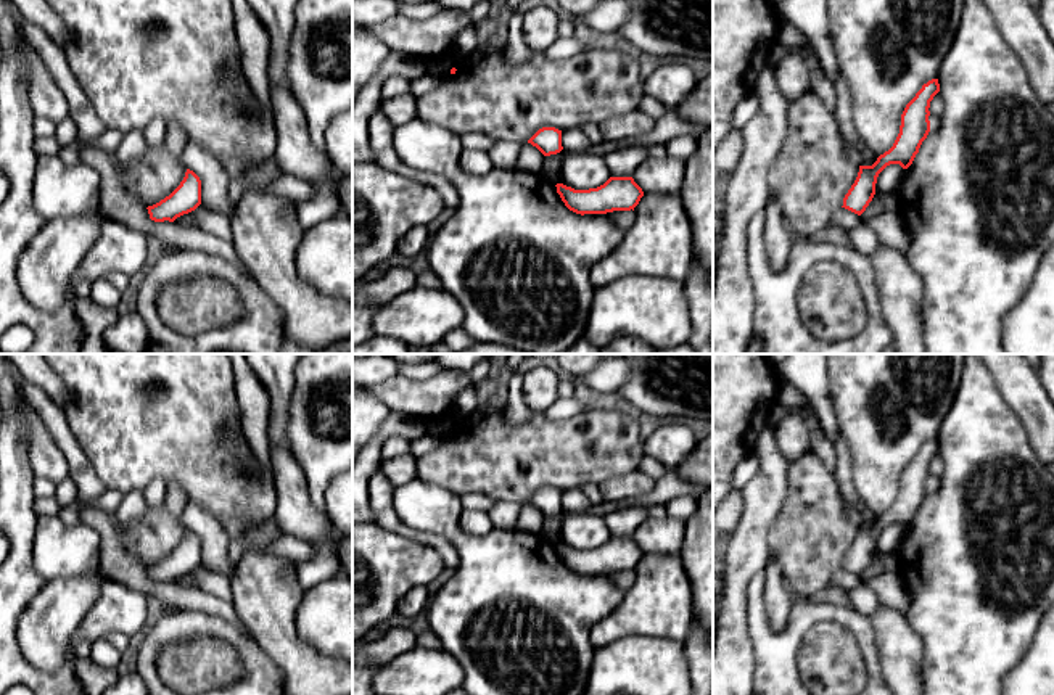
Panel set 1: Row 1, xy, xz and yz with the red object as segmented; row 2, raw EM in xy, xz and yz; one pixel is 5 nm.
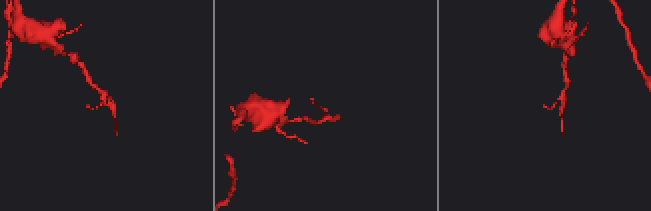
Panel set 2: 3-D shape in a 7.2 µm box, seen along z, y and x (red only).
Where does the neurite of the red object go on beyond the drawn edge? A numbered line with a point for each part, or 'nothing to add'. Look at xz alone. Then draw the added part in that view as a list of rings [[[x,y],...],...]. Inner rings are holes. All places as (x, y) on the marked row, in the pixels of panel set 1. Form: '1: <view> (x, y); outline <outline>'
1: xz (530, 160); outline [[[526,142],[521,145],[515,169],[523,172],[542,174],[544,158],[546,156],[536,146]]]

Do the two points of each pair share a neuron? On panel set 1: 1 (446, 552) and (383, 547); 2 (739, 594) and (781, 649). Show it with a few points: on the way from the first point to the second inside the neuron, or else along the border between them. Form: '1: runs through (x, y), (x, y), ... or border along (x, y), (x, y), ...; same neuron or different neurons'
1: border along (403, 534), (428, 544), (446, 567); different neurons
2: border along (763, 570), (747, 588), (747, 631), (752, 641); different neurons

